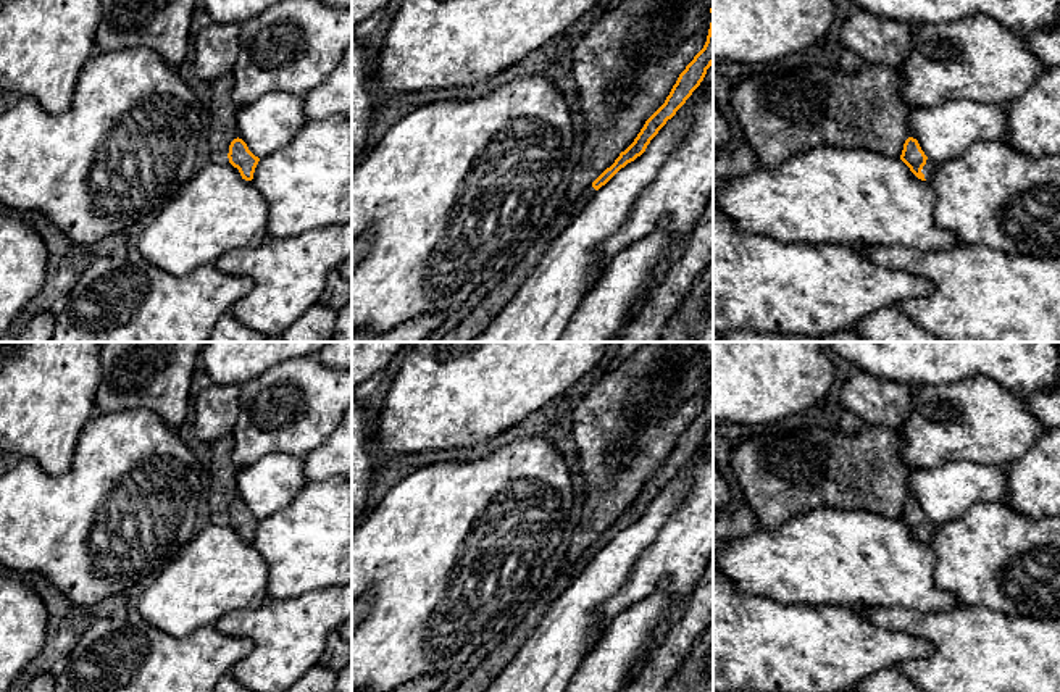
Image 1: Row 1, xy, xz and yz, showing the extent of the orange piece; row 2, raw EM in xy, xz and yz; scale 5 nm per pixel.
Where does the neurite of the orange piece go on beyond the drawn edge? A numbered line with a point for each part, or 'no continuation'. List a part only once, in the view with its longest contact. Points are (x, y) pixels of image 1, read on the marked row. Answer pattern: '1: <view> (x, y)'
1: yz (928, 170)

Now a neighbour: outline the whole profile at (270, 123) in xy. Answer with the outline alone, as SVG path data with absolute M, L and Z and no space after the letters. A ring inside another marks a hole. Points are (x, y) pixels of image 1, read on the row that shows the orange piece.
M273 92L252 105L239 106L237 137L258 156L268 156L287 145L307 124L303 97Z

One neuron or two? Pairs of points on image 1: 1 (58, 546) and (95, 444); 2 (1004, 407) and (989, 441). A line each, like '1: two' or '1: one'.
1: one
2: one

